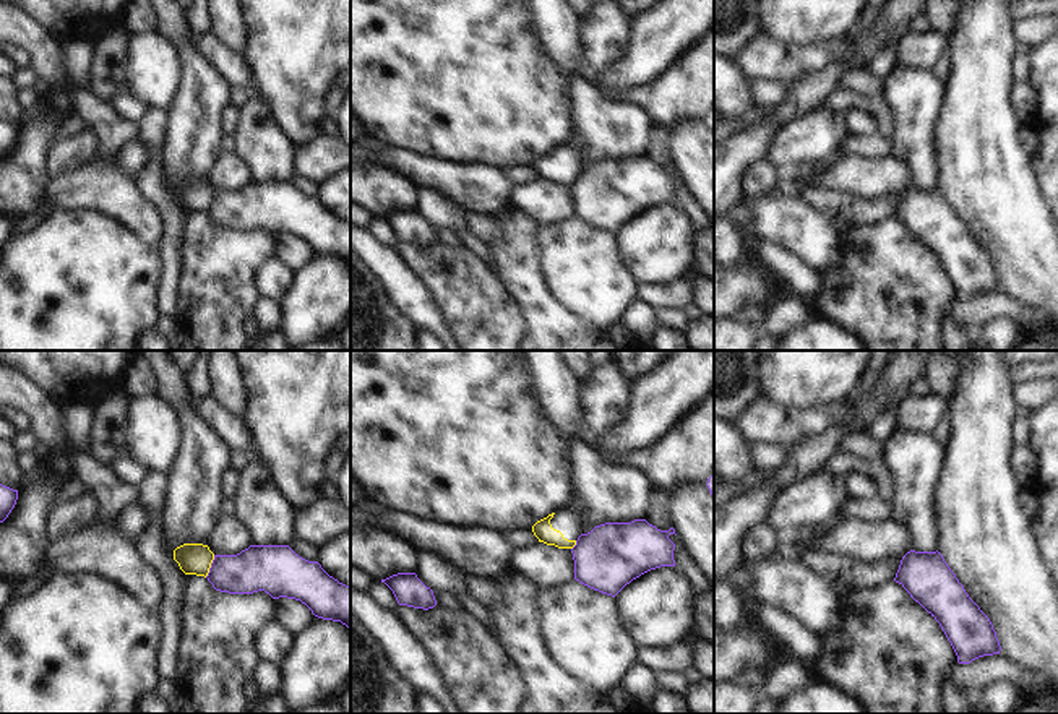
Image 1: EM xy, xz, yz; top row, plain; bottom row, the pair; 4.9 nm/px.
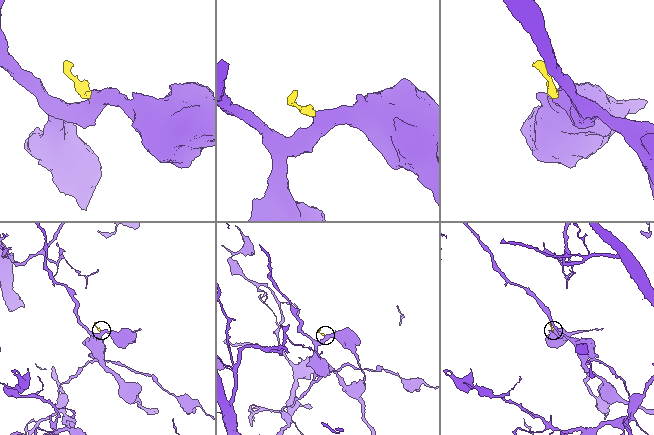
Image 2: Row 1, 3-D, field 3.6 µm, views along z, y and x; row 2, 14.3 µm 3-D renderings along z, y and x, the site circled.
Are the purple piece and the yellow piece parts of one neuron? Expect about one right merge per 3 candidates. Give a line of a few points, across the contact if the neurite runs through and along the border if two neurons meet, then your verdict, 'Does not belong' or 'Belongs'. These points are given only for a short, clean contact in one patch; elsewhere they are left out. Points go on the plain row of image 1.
Line: xy (215, 192), (205, 213). Does not belong

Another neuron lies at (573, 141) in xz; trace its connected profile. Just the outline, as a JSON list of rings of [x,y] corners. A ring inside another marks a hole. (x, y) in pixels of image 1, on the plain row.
[[[574,123],[570,128],[568,138],[565,146],[574,149],[581,161],[581,170],[591,169],[596,162],[599,162],[583,144],[581,138],[578,136],[574,130]]]

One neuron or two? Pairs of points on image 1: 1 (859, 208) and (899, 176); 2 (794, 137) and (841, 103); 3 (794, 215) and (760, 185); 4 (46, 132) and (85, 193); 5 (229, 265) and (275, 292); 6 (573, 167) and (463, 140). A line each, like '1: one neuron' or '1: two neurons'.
1: two neurons
2: two neurons
3: two neurons
4: two neurons
5: two neurons
6: two neurons

